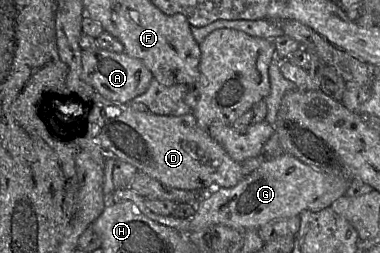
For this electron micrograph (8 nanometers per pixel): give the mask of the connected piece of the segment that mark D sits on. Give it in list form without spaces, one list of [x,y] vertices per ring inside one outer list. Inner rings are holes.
[[[102,95],[94,97],[93,110],[90,109],[74,105],[74,111],[83,113],[83,127],[88,122],[93,125],[91,139],[98,142],[106,155],[133,165],[165,186],[202,191],[205,196],[215,188],[233,187],[243,178],[241,163],[234,161],[207,130],[198,126],[192,113],[170,116],[137,111],[129,103],[108,100]]]

